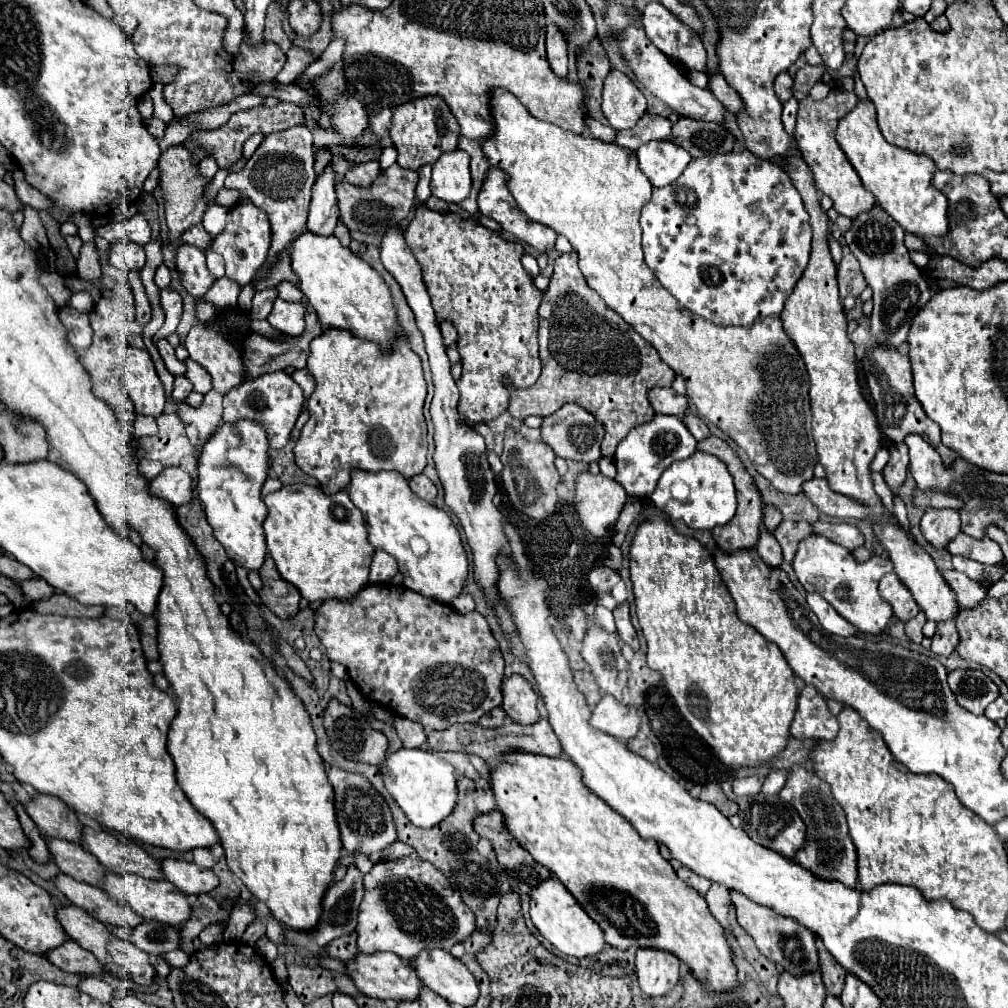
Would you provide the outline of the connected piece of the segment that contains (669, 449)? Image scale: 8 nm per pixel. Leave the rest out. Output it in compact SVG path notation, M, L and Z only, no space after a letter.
M656 414L650 422L638 424L638 428L632 428L628 436L618 444L616 454L614 454L614 464L616 464L616 482L628 492L628 496L638 496L638 498L648 498L662 472L676 460L688 458L696 452L696 438L690 434L686 424L678 416L664 416Z

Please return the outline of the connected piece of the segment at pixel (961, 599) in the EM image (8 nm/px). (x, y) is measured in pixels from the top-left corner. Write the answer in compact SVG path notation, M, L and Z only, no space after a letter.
M942 570L942 576L956 592L960 608L976 608L988 596L988 588L982 586L978 580L970 580L966 574L960 574L956 570Z

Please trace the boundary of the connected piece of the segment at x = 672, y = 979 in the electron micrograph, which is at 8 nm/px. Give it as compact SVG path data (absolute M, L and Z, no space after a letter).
M656 948L636 950L636 976L642 992L646 992L648 996L662 996L672 990L672 986L680 978L678 968L680 960L670 952Z

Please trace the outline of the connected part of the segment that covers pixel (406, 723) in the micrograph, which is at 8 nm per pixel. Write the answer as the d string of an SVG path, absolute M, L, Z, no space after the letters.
M394 716L394 728L406 748L420 748L426 744L426 730L422 724L414 720L406 720L404 716Z

